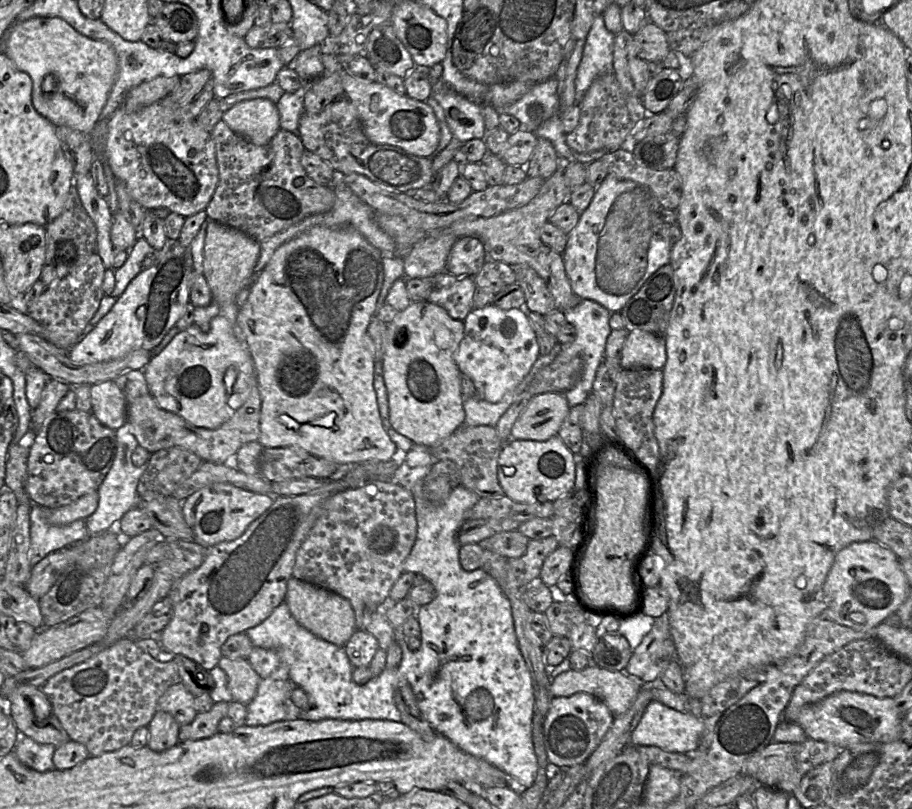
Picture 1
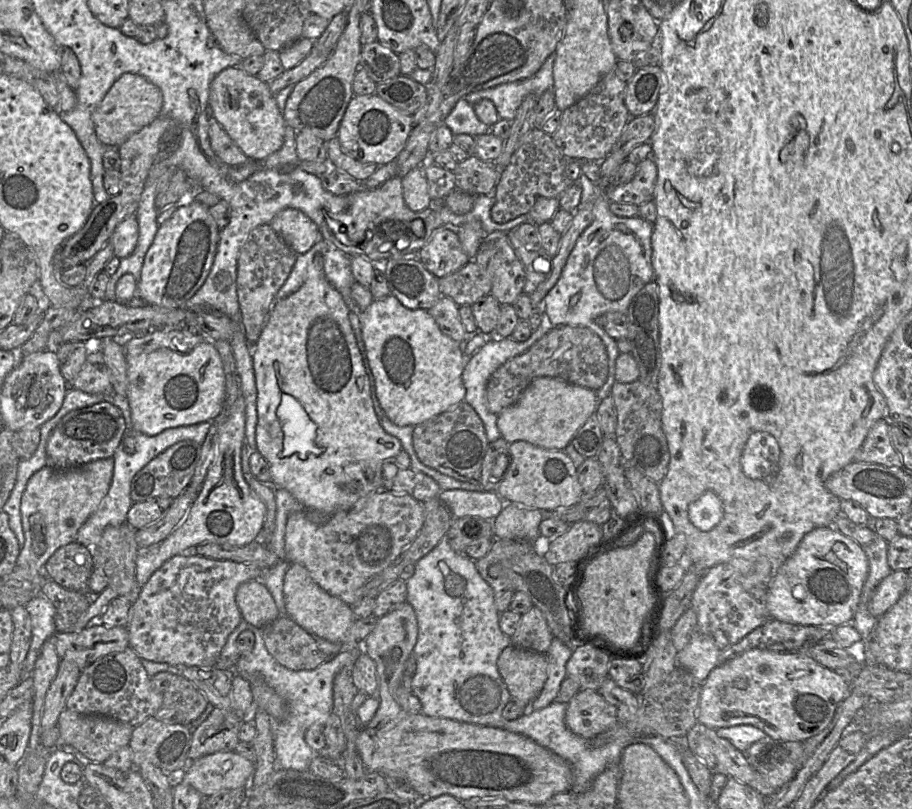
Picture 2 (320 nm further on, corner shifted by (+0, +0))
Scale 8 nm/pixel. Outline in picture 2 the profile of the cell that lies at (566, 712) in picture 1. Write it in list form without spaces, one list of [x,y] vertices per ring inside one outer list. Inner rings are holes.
[[[580,689],[567,704],[565,723],[579,736],[591,739],[618,722],[615,707],[595,690]]]

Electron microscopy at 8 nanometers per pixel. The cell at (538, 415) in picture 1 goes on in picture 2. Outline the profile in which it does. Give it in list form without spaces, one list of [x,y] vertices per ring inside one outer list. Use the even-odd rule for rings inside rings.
[[[537,377],[523,391],[518,400],[498,414],[497,427],[508,442],[526,441],[549,450],[564,450],[586,420],[597,410],[596,391],[553,377]]]

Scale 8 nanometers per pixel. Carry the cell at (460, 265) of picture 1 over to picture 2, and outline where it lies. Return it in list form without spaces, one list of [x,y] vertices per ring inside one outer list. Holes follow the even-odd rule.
[[[445,227],[434,232],[417,258],[437,278],[453,274],[470,261],[457,233]]]

